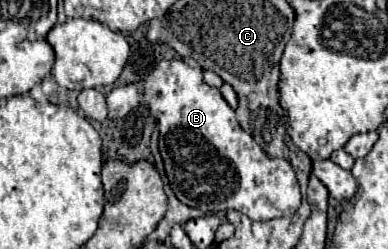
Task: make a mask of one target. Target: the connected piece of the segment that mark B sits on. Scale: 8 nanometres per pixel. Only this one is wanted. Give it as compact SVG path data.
M162 59L156 63L156 67L150 71L150 75L138 83L130 83L124 87L114 87L106 95L108 103L108 117L118 119L126 117L132 109L146 105L150 109L150 115L160 125L160 139L158 149L164 161L166 177L170 181L170 187L180 203L188 207L202 207L206 211L226 211L236 209L244 215L248 215L254 221L268 221L276 217L290 217L300 207L300 185L296 181L294 167L286 159L274 159L258 147L258 143L252 139L250 133L246 133L236 119L234 109L222 99L222 93L202 79L200 67L190 67L182 59Z

